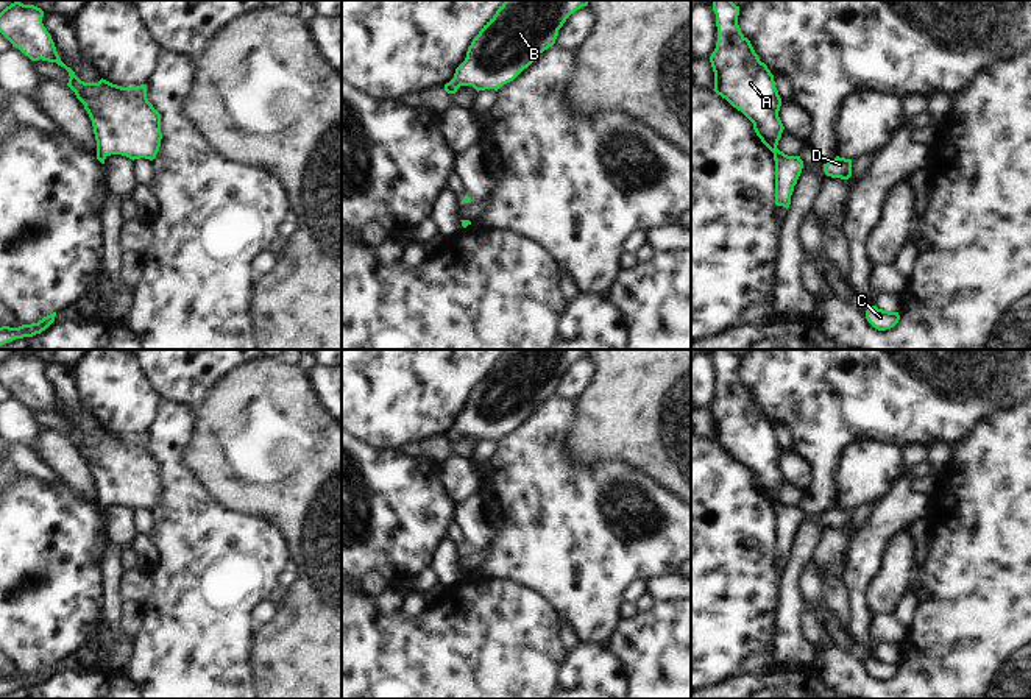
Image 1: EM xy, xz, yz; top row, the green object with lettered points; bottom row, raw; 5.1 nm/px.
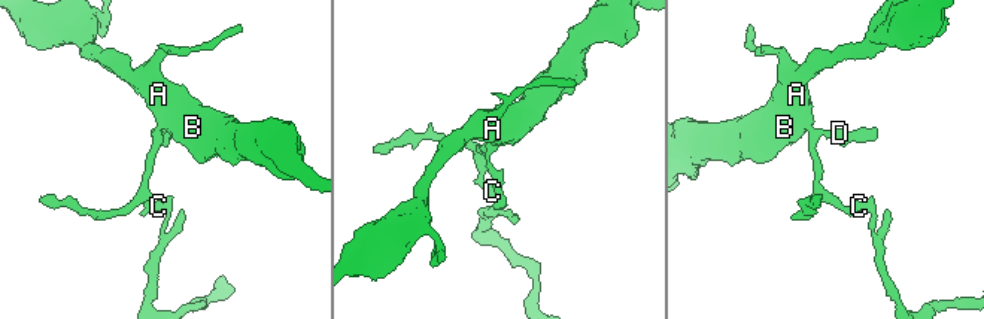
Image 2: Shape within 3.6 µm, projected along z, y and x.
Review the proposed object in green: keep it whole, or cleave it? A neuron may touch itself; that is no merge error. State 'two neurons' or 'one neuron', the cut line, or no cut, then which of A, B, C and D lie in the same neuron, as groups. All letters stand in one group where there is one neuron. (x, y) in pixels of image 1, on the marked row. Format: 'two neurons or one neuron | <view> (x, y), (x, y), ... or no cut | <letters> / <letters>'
one neuron | no cut | A B C D

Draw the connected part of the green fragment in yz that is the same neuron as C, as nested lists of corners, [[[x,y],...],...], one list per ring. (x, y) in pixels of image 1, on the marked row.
[[[870,306],[866,310],[866,318],[875,329],[886,331],[898,323],[900,315],[898,312],[889,312],[889,310],[878,309],[877,306]]]

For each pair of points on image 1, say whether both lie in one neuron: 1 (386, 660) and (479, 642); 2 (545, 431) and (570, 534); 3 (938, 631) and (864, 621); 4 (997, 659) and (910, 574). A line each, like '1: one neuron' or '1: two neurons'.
1: one neuron
2: one neuron
3: two neurons
4: two neurons

